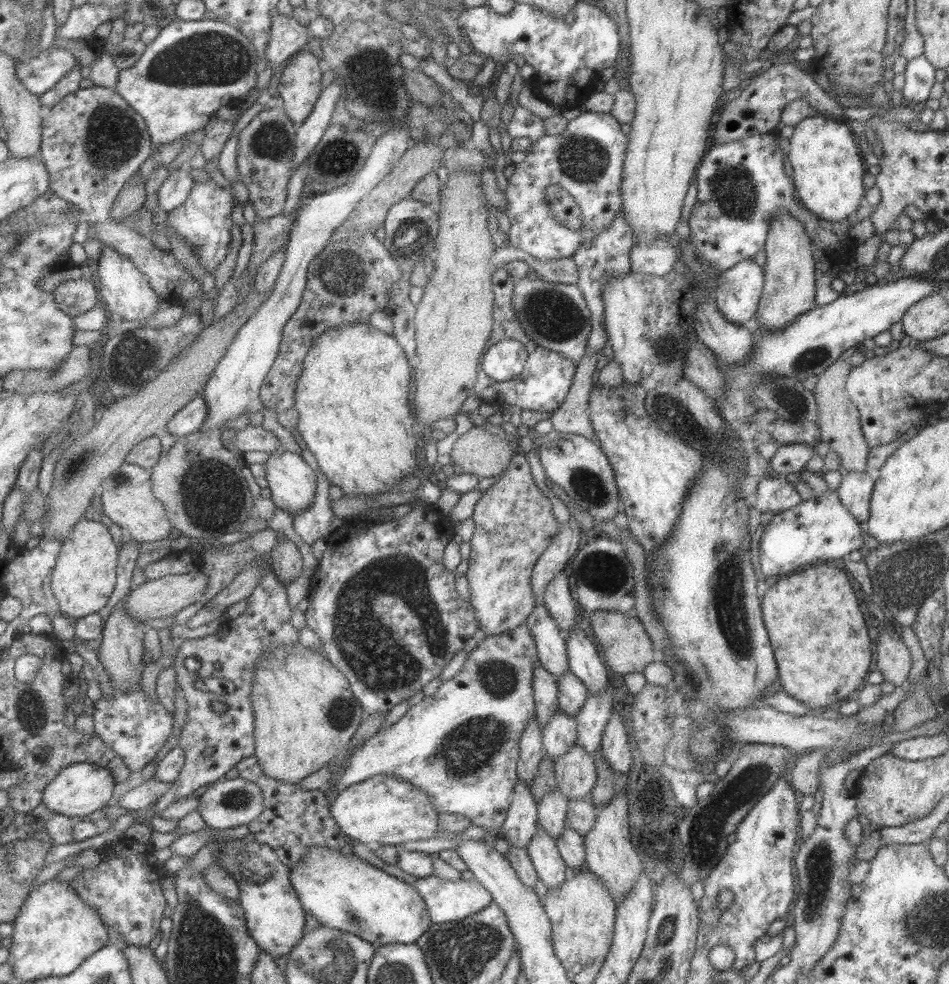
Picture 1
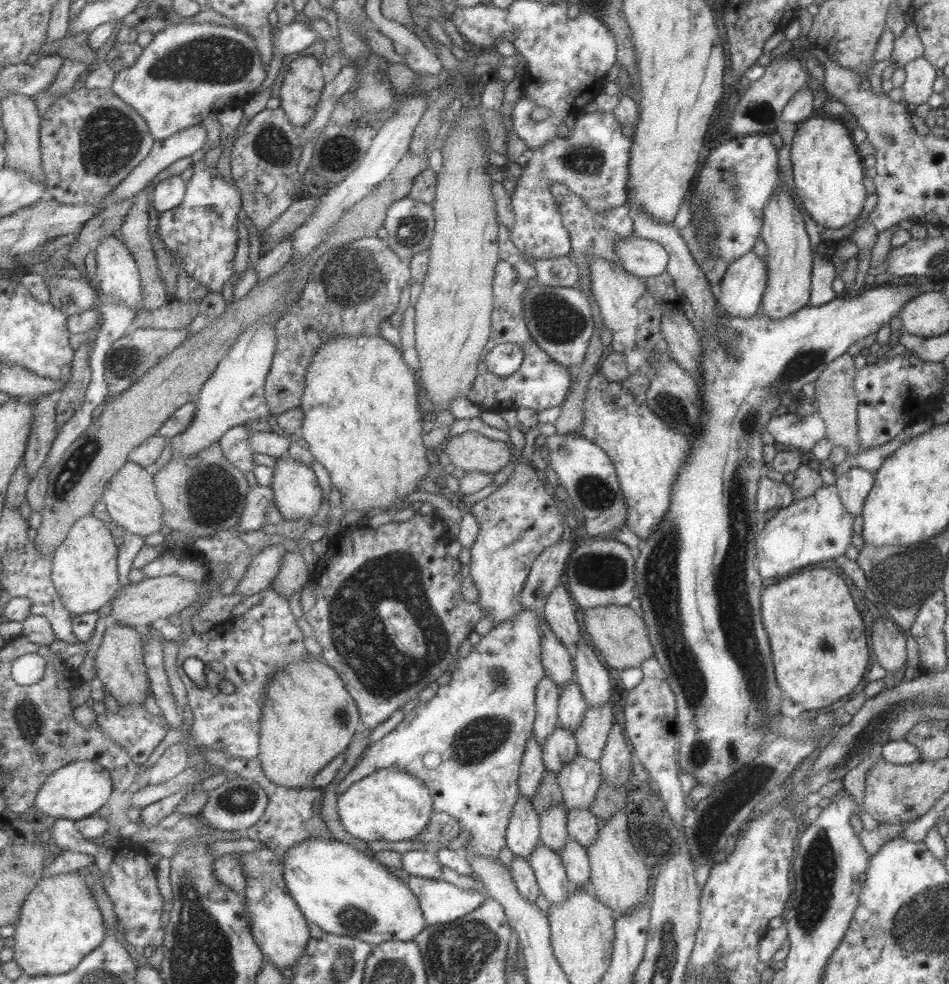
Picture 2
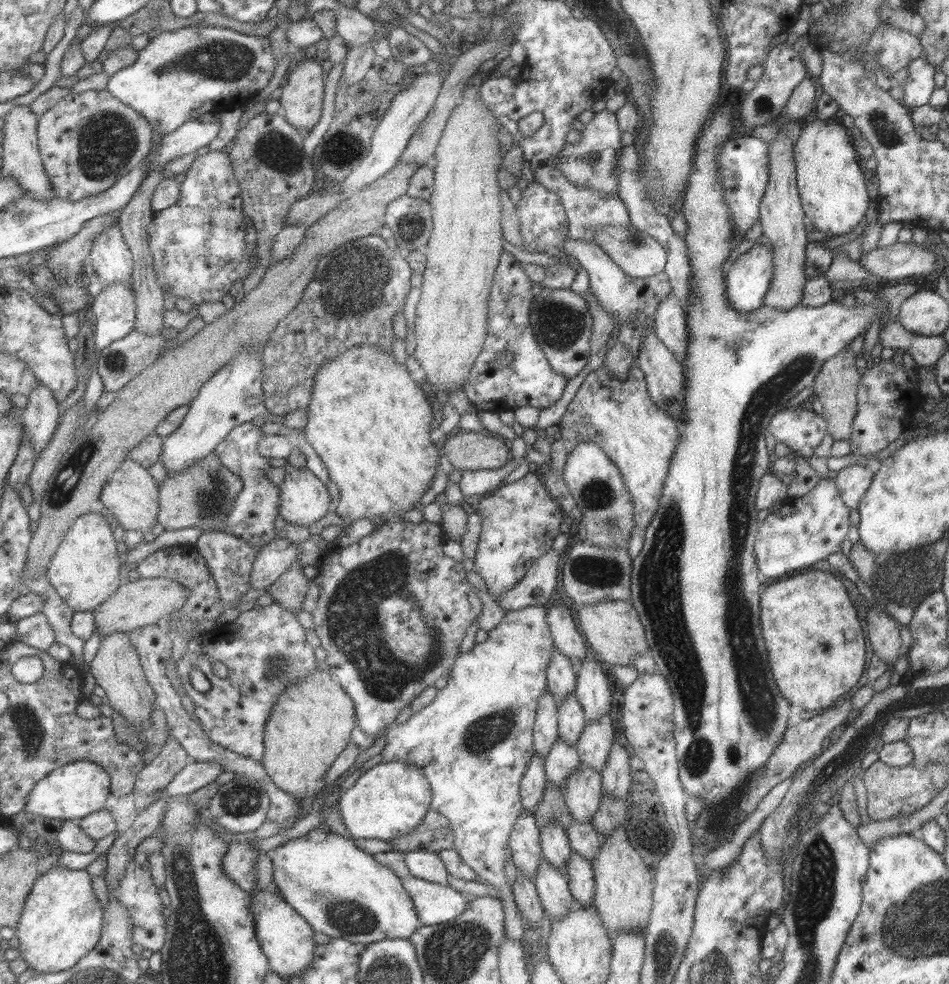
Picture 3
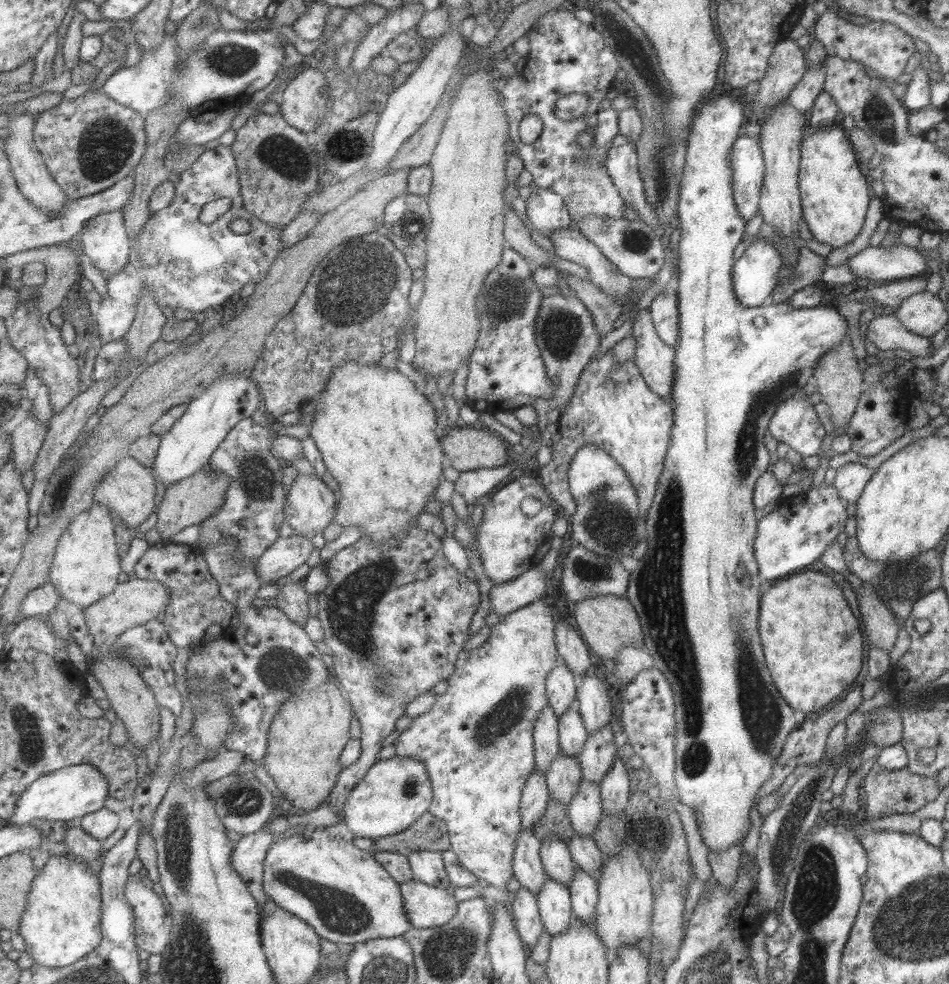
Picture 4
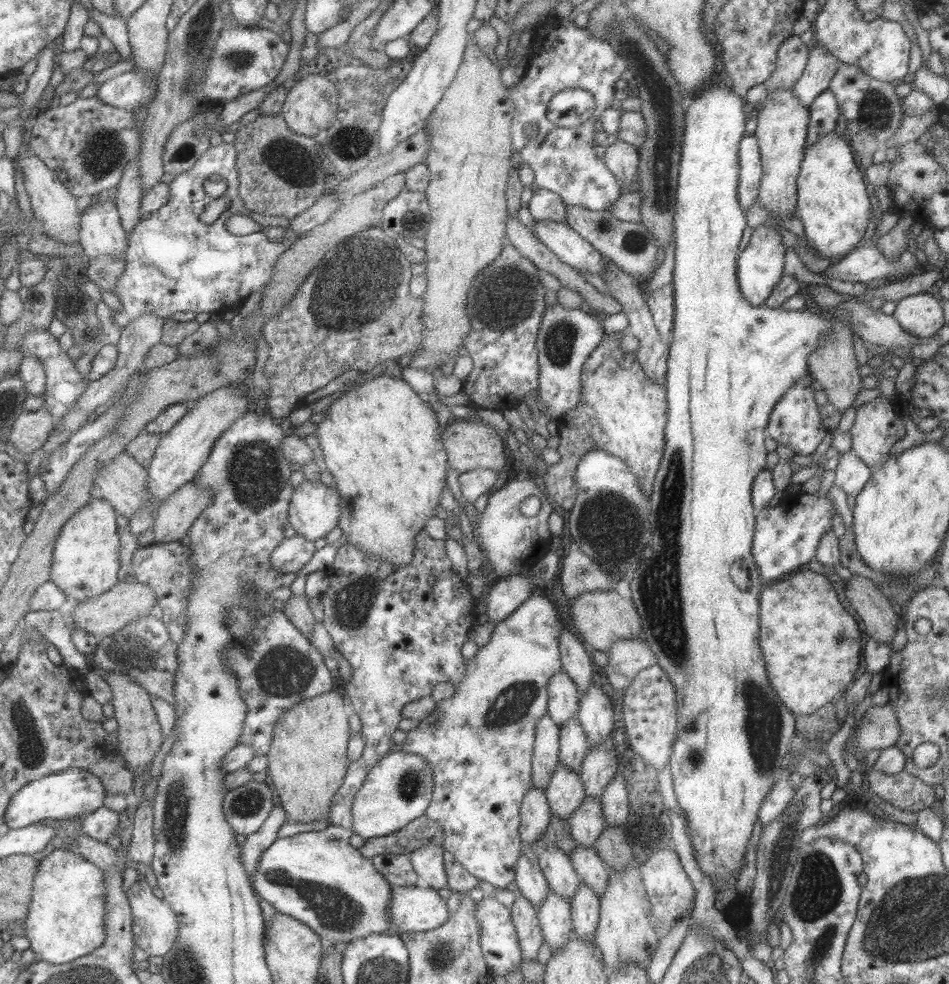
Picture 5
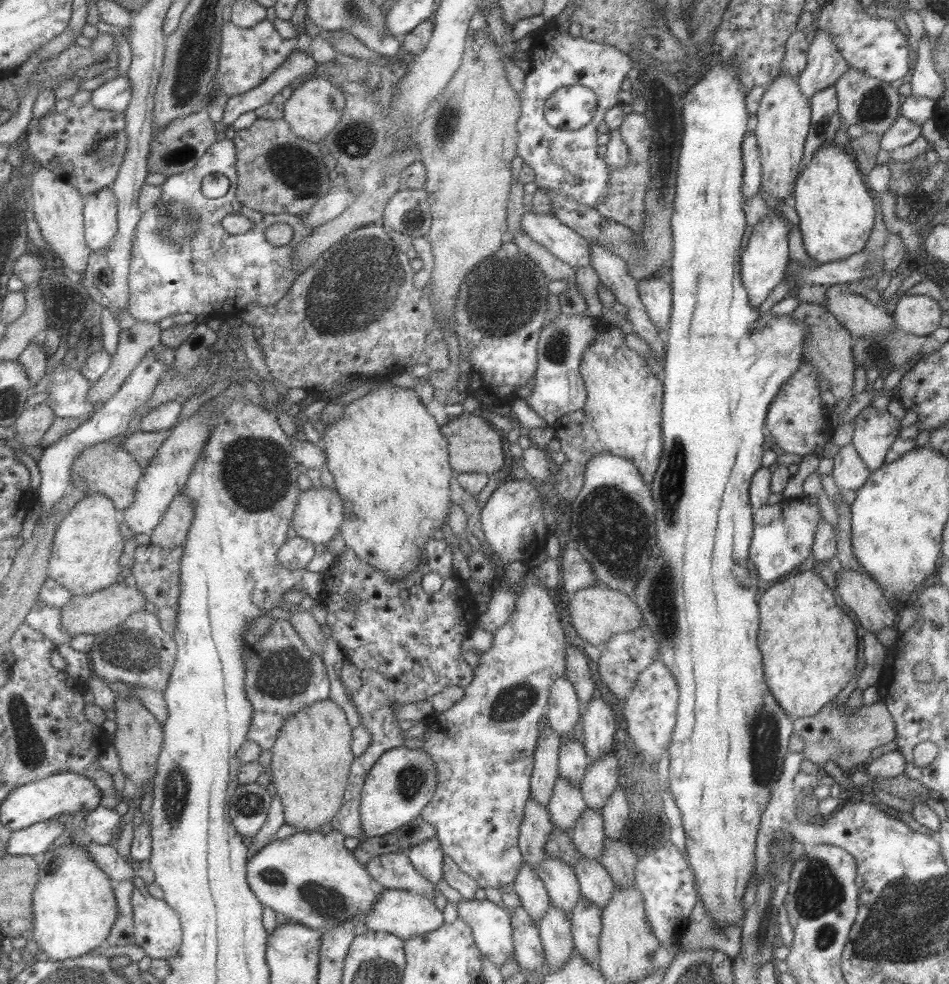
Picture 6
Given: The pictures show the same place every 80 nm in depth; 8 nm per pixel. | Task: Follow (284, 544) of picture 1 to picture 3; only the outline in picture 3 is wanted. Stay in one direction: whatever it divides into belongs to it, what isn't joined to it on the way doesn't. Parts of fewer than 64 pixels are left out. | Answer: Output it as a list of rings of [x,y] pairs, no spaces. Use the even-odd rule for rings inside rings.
[[[299,561],[291,565],[285,573],[268,587],[271,598],[285,610],[296,614],[308,589],[309,580],[302,574],[304,567]]]

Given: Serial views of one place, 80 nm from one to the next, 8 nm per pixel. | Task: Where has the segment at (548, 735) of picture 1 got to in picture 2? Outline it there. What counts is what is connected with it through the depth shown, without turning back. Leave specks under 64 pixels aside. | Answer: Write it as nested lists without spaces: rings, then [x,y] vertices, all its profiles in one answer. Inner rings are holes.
[[[556,726],[541,748],[544,769],[555,776],[559,775],[563,764],[571,762],[578,754],[573,732],[563,730],[560,726]]]

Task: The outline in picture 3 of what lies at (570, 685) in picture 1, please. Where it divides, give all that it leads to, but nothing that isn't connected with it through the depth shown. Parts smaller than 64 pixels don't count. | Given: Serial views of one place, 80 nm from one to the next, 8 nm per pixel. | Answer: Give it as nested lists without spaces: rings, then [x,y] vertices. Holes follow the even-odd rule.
[[[573,692],[559,703],[556,721],[558,738],[567,744],[576,744],[587,720]]]

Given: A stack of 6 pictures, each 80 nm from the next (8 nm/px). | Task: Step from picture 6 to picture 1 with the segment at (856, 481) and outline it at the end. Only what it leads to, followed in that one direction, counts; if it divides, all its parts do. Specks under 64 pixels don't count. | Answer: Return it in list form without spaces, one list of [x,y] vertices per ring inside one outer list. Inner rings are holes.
[[[847,471],[836,488],[840,503],[858,520],[866,522],[874,481],[861,471]]]

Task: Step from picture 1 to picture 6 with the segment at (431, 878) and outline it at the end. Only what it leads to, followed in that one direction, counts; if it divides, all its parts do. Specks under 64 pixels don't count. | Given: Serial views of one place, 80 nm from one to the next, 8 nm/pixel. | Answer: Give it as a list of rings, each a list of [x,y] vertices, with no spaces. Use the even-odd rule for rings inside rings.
[[[380,889],[377,902],[365,916],[366,930],[375,932],[387,932],[398,936],[401,940],[407,940],[416,934],[425,934],[439,928],[443,924],[443,912],[437,910],[431,899],[417,895],[415,892],[399,889]]]

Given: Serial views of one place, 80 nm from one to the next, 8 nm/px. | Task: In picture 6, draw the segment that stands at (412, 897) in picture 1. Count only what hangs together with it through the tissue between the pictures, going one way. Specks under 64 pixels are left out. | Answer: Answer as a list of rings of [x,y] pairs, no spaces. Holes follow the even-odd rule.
[[[335,830],[327,834],[323,834],[320,831],[314,832],[297,832],[296,834],[291,834],[287,836],[284,840],[272,840],[269,842],[269,846],[265,846],[261,852],[257,852],[256,855],[253,855],[249,858],[248,862],[248,881],[252,886],[253,892],[255,895],[264,903],[265,906],[269,906],[269,909],[272,911],[272,914],[279,914],[289,918],[289,921],[295,923],[301,923],[302,925],[312,927],[313,930],[320,930],[323,934],[332,931],[340,922],[345,920],[352,920],[356,922],[354,926],[356,934],[361,934],[366,931],[366,926],[364,925],[365,916],[370,910],[373,910],[375,902],[377,902],[377,896],[380,893],[380,887],[376,886],[372,878],[366,873],[364,865],[356,861],[356,858],[353,856],[353,852],[344,848],[343,841],[345,836]]]

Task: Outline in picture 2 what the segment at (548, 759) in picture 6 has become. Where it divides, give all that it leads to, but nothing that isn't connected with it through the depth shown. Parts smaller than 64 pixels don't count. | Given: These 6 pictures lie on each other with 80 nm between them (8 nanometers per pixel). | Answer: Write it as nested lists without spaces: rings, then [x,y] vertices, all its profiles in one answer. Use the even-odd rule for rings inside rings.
[[[545,676],[537,683],[532,737],[539,746],[545,744],[546,738],[558,726],[559,695],[559,687],[550,678]]]

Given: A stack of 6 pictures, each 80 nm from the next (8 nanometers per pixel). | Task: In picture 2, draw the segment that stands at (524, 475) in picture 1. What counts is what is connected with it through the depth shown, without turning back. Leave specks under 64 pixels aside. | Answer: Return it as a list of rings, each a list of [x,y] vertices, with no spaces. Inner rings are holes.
[[[520,461],[504,483],[469,508],[479,523],[479,532],[470,548],[469,577],[478,591],[479,606],[484,613],[491,614],[494,625],[525,609],[518,602],[523,581],[530,574],[535,557],[560,540],[562,514],[566,510],[564,503],[550,493],[538,471],[531,469],[529,462]]]

